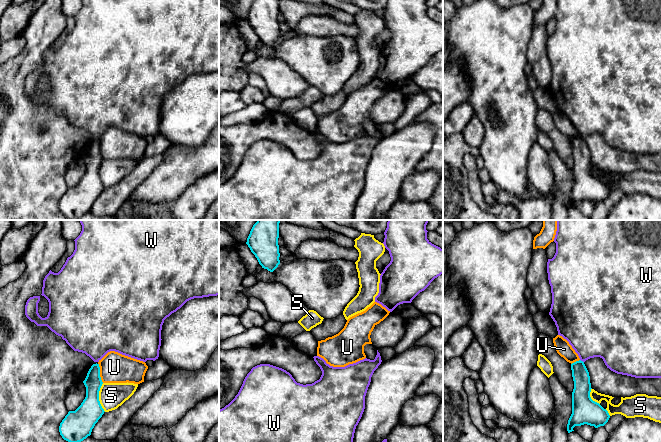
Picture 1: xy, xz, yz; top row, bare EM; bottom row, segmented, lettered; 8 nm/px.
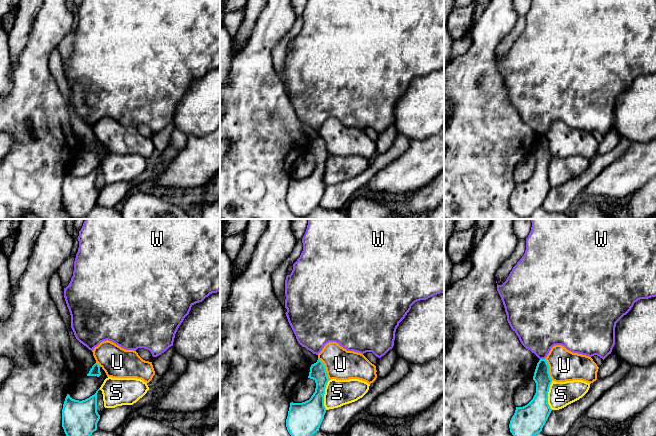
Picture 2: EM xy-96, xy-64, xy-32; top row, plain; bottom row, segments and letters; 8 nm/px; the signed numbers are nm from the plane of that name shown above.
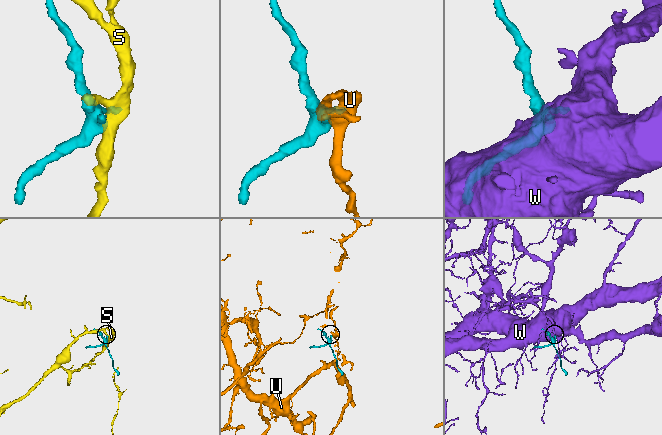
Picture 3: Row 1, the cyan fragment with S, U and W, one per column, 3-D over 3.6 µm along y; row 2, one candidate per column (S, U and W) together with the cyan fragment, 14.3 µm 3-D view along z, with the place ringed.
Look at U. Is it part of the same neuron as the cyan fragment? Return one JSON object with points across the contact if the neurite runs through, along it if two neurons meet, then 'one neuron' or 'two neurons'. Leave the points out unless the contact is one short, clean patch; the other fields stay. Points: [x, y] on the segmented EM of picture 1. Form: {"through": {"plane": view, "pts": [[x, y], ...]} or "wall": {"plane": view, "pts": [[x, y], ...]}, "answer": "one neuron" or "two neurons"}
{"wall": {"plane": "xy", "pts": [[98, 363], [100, 378], [103, 382]]}, "answer": "two neurons"}

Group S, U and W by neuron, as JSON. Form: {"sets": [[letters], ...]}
{"sets": [["S"], ["U"], ["W"]]}

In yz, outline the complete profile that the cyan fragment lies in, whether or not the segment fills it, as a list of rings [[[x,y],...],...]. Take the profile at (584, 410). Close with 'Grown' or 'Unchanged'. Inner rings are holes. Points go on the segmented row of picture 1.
[[[583,361],[571,364],[574,389],[572,392],[572,414],[568,420],[568,433],[574,431],[575,426],[584,424],[598,428],[604,426],[610,415],[599,403],[590,397],[591,383],[589,372]]]. Unchanged

